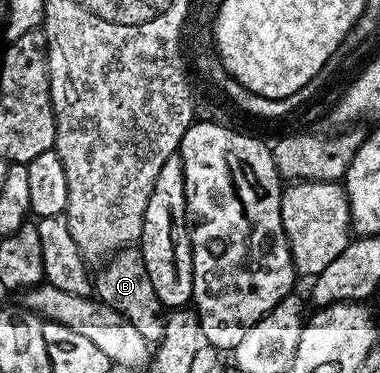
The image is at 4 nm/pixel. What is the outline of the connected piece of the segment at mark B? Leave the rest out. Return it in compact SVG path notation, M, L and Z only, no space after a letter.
M138 246L118 251L102 264L100 271L103 272L93 279L93 291L99 302L121 313L121 317L125 317L125 321L129 321L129 325L133 325L133 329L145 337L148 345L158 345L163 336L165 308L157 293L153 293L153 281L149 281L149 269L145 269L145 257L139 252Z

